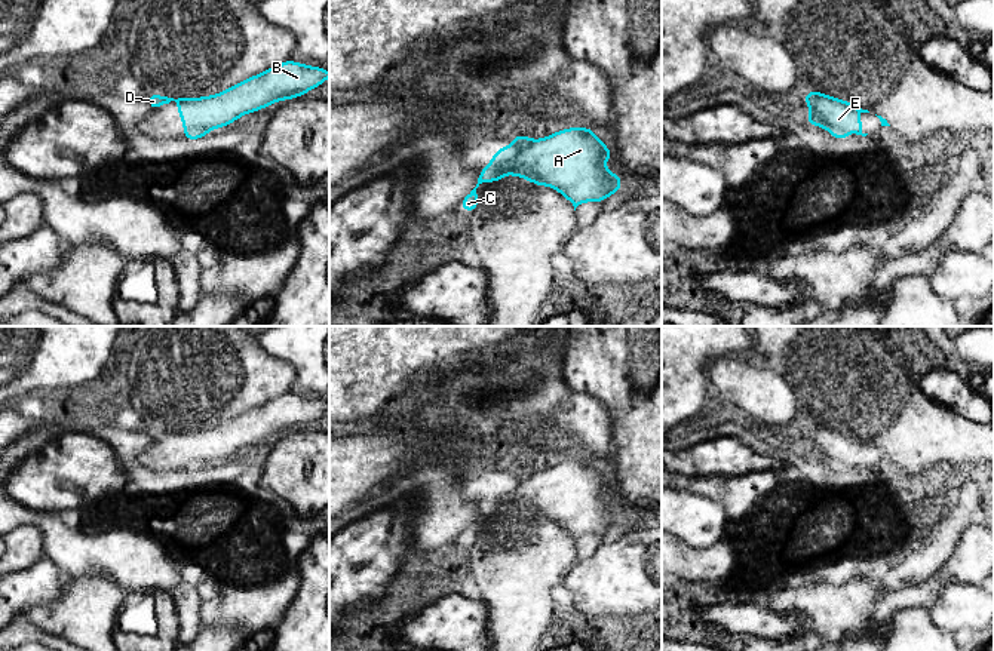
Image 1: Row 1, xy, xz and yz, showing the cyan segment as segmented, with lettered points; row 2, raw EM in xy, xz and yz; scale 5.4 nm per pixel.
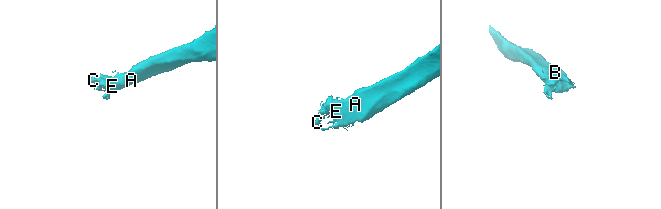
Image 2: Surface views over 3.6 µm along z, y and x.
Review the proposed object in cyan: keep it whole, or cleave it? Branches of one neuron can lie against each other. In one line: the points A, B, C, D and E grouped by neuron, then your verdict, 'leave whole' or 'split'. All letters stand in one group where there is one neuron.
A B C D E; leave whole

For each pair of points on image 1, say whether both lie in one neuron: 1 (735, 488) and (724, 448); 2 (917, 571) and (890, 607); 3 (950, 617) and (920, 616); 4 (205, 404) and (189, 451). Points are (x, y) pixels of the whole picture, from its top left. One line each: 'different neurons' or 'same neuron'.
1: different neurons
2: different neurons
3: different neurons
4: different neurons

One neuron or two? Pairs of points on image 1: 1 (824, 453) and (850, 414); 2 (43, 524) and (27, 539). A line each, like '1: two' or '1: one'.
1: two
2: two

